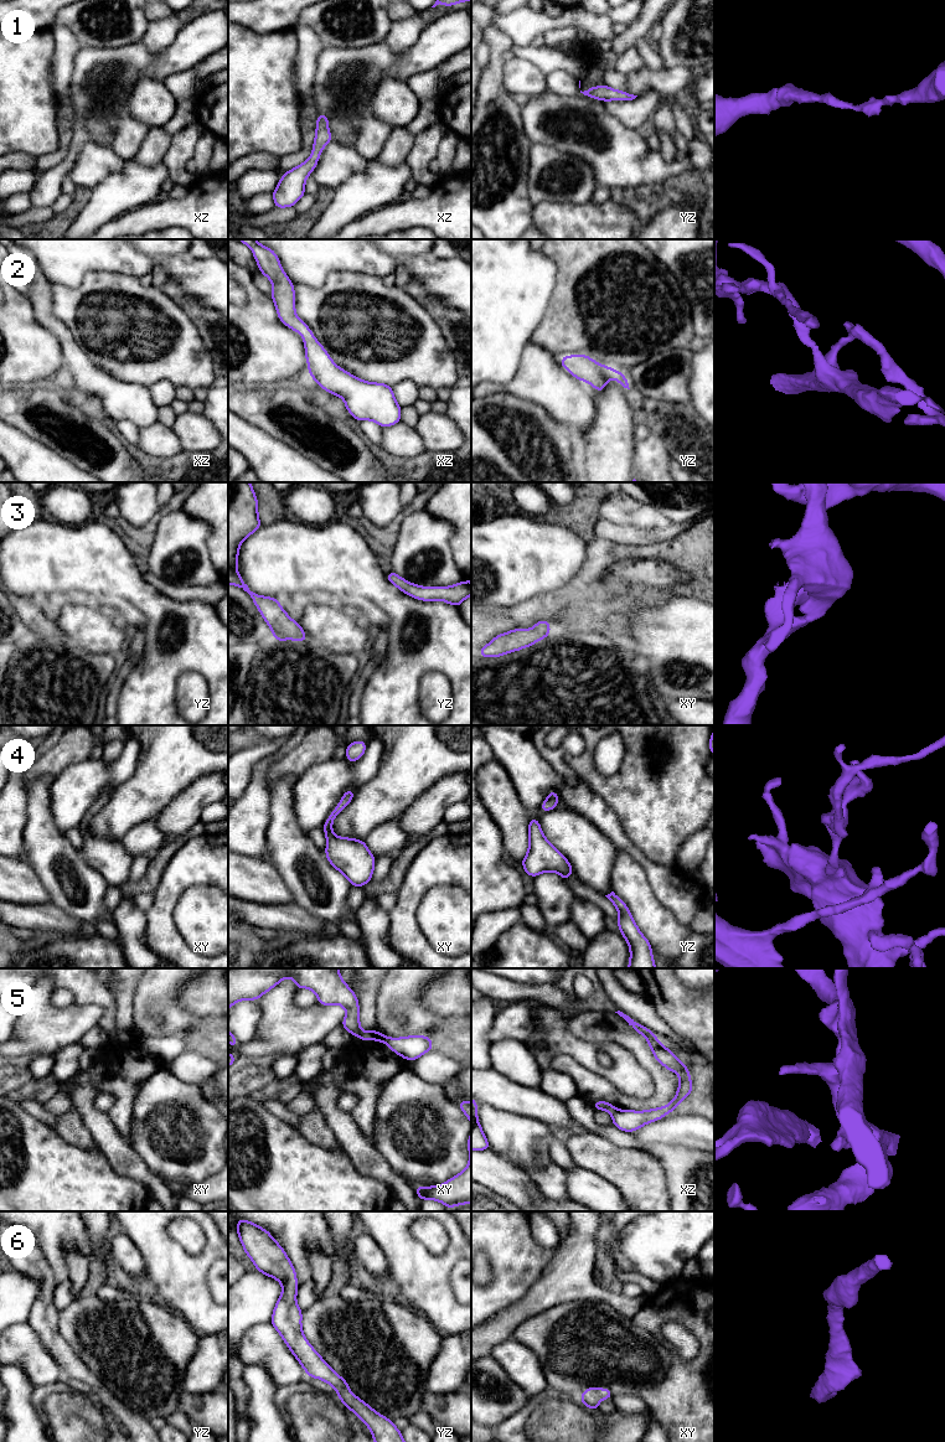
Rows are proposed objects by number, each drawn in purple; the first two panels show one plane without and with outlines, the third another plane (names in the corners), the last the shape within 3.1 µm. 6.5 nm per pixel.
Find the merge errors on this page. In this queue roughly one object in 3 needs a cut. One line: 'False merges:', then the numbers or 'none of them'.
False merges: 5

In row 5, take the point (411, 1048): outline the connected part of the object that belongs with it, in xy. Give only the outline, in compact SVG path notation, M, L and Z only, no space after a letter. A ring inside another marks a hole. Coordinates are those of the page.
M377 1029L372 1032L372 1039L386 1043L388 1048L406 1060L414 1061L427 1051L434 1050L430 1037L409 1035L403 1038L388 1038Z

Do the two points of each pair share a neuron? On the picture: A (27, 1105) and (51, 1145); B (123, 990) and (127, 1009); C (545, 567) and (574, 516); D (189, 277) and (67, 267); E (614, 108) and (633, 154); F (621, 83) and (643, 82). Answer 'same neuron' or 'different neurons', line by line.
A: different neurons
B: same neuron
C: different neurons
D: same neuron
E: different neurons
F: different neurons

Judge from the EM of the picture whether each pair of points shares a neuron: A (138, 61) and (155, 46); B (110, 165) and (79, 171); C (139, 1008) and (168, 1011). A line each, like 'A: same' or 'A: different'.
A: different
B: same
C: same

